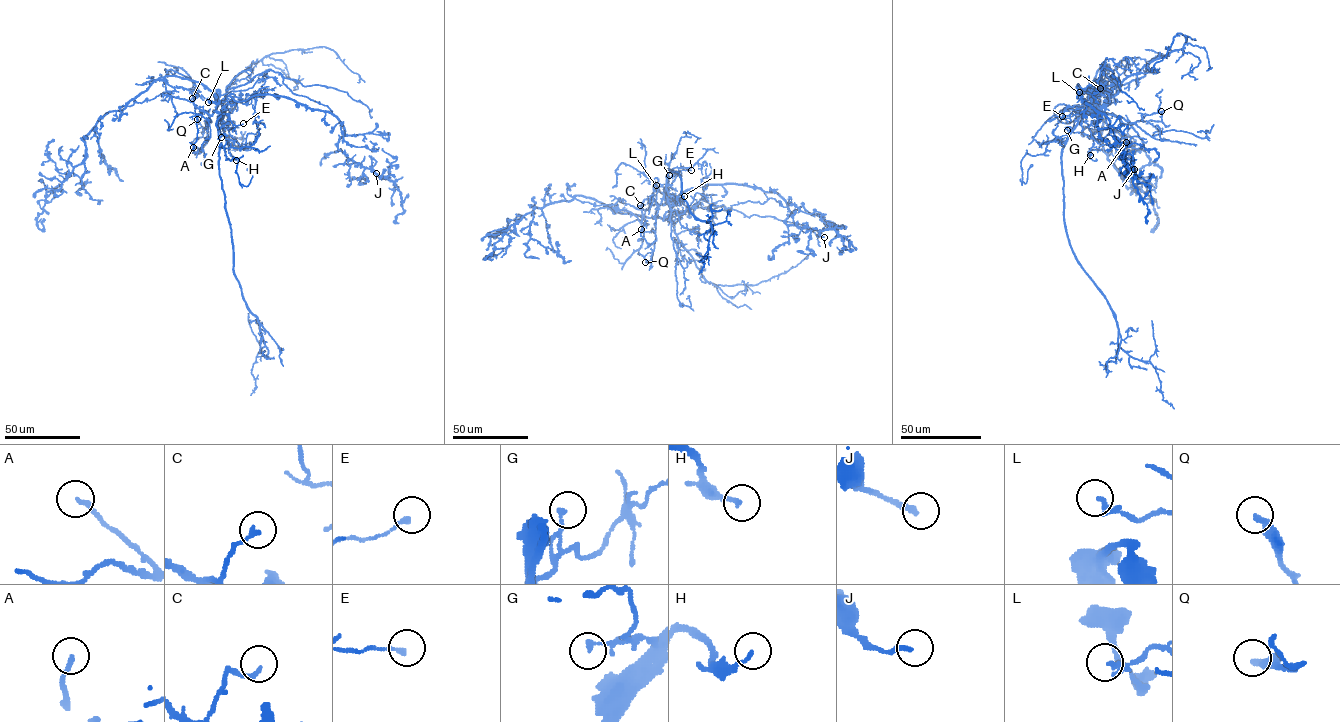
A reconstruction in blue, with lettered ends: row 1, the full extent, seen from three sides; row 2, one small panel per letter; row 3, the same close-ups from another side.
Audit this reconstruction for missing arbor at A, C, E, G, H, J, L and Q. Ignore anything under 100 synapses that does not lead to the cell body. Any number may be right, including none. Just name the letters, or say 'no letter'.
no letter

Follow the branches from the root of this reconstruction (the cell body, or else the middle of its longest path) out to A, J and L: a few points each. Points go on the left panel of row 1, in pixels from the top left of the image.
A: (222, 115), (219, 119), (219, 114), (214, 111), (210, 117), (208, 140), (200, 152), (193, 153), (193, 147)
J: (222, 115), (217, 95), (215, 103), (227, 95), (279, 95), (328, 111), (344, 129), (338, 148), (376, 173)
L: (222, 115), (219, 95), (215, 98), (217, 103), (227, 96), (224, 102), (208, 102)

